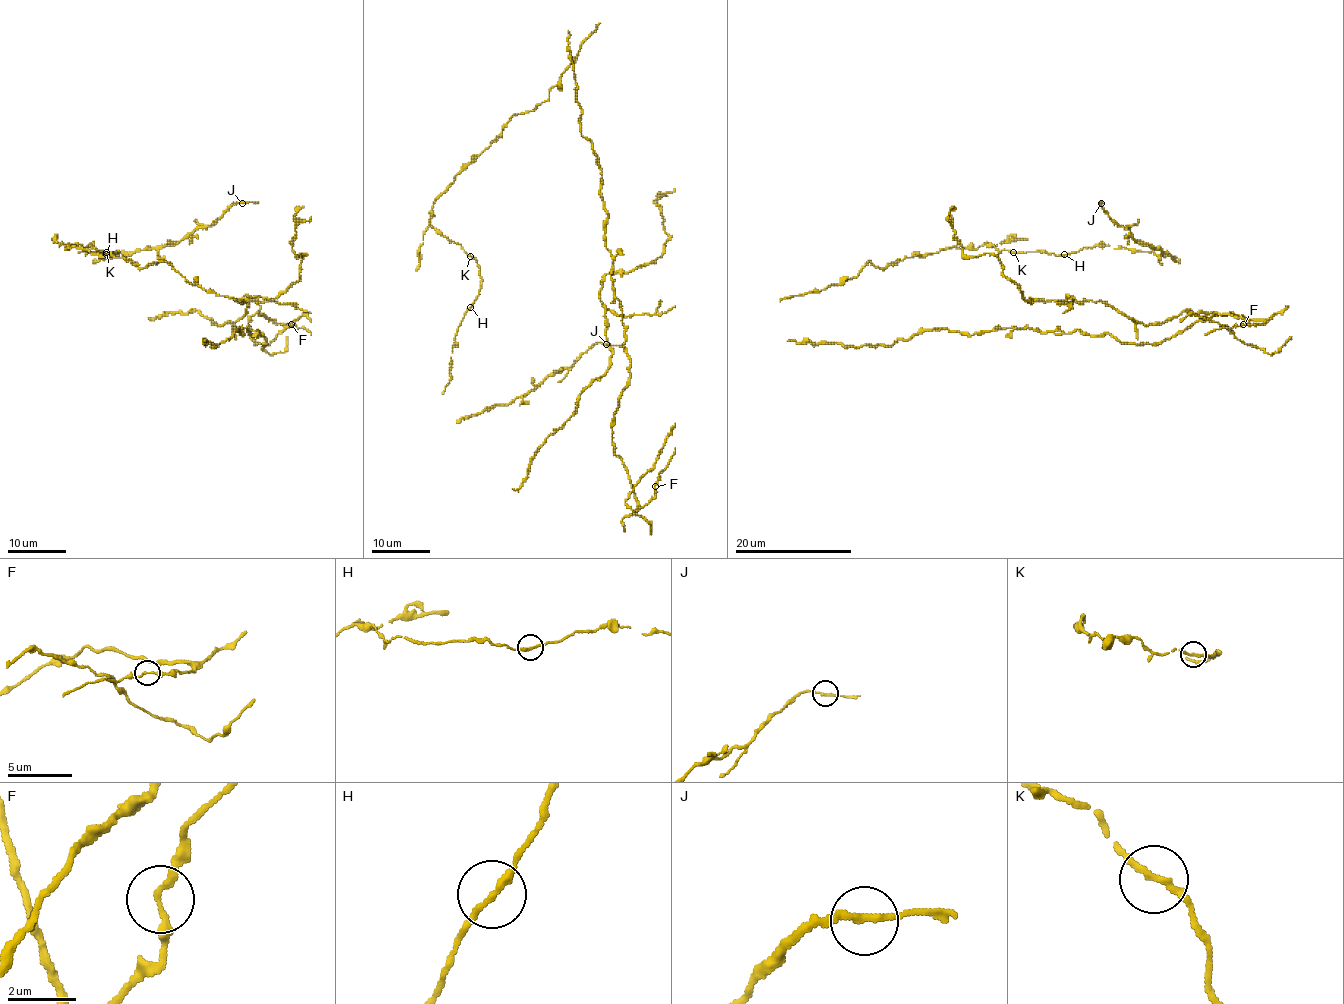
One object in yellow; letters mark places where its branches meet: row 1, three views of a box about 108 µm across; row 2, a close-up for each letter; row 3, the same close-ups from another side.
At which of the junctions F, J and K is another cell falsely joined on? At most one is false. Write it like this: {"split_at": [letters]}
{"split_at": []}

